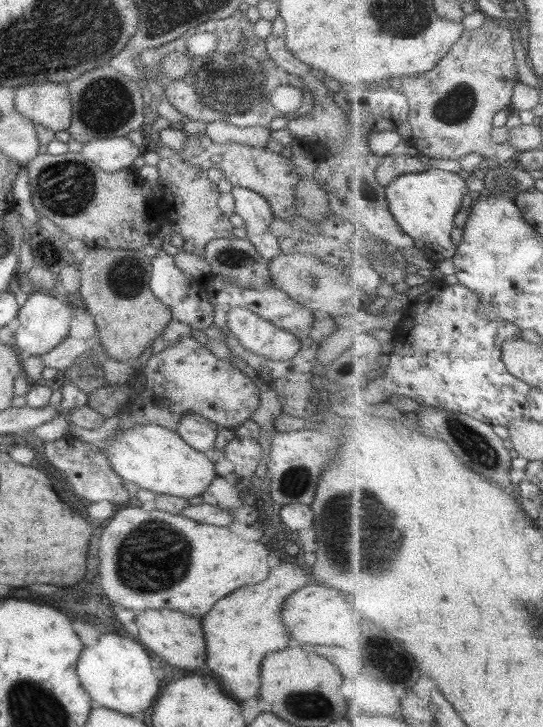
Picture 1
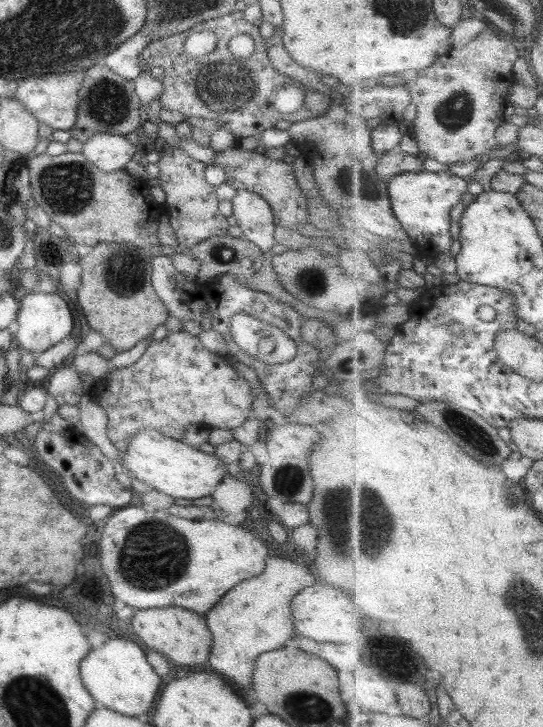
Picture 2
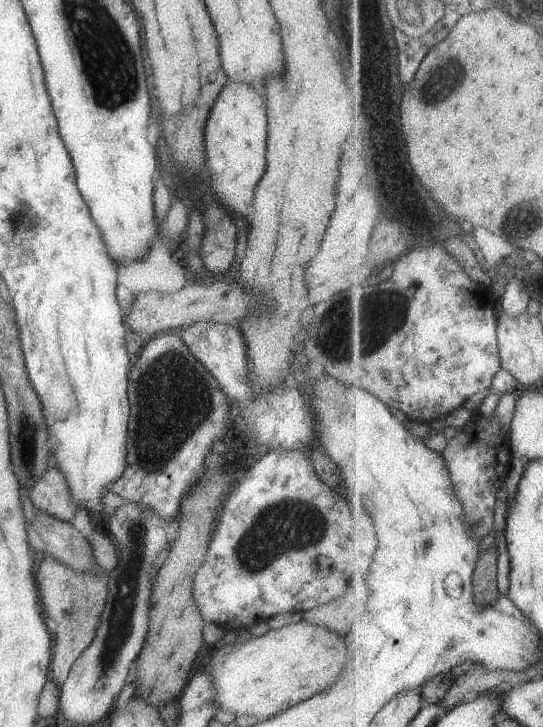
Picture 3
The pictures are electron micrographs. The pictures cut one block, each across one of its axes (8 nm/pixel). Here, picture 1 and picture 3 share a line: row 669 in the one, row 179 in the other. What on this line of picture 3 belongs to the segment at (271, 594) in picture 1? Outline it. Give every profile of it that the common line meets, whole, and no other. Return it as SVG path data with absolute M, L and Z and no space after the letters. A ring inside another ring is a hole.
M228 82L226 88L220 94L220 100L212 106L208 120L204 126L206 160L205 168L210 170L210 184L216 200L234 216L248 218L248 214L254 212L252 208L252 196L254 188L266 172L266 140L268 134L268 116L266 116L266 104L264 98L260 98L252 86Z

